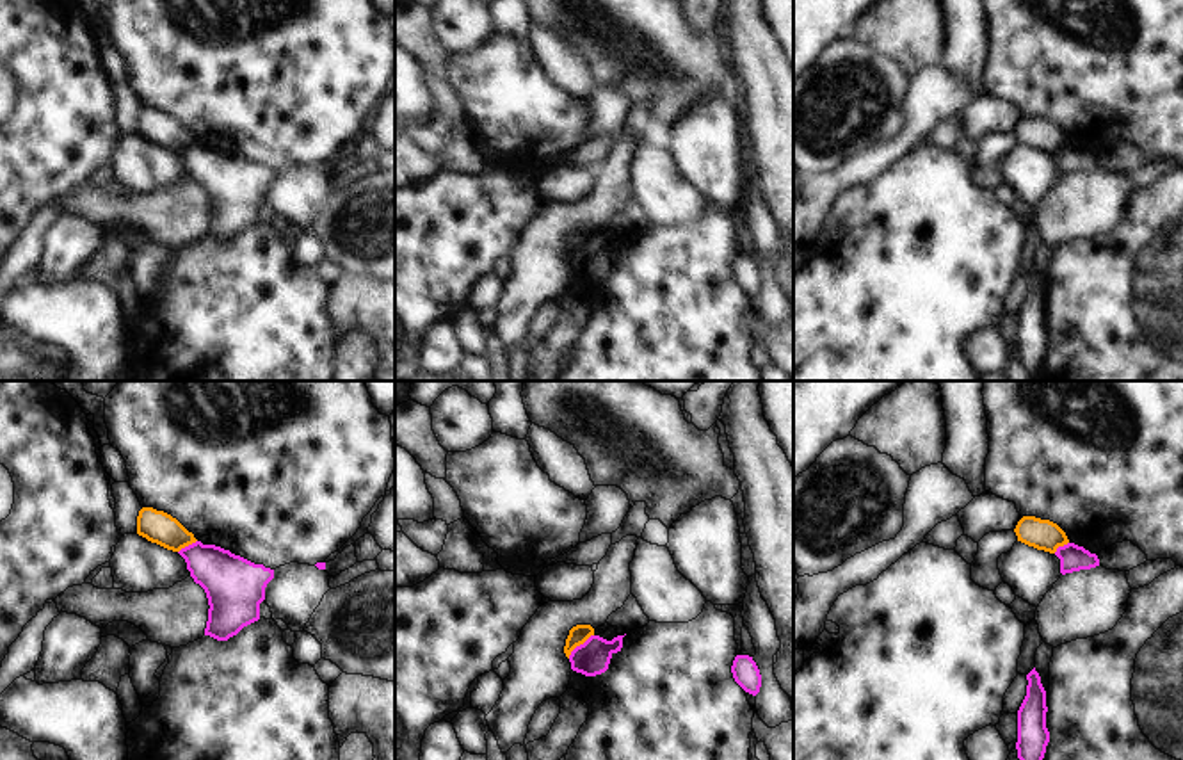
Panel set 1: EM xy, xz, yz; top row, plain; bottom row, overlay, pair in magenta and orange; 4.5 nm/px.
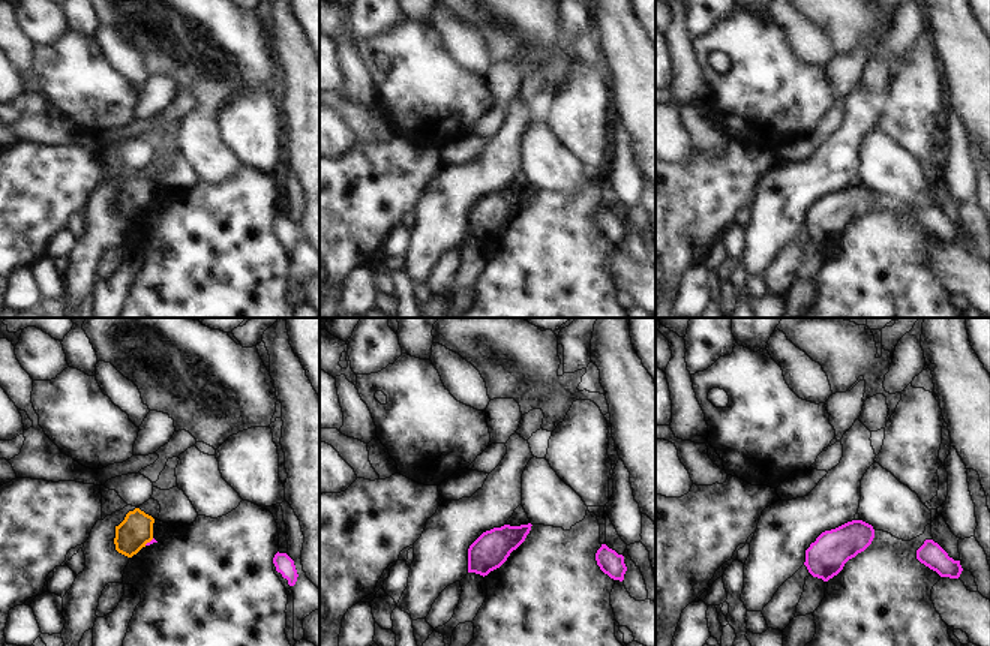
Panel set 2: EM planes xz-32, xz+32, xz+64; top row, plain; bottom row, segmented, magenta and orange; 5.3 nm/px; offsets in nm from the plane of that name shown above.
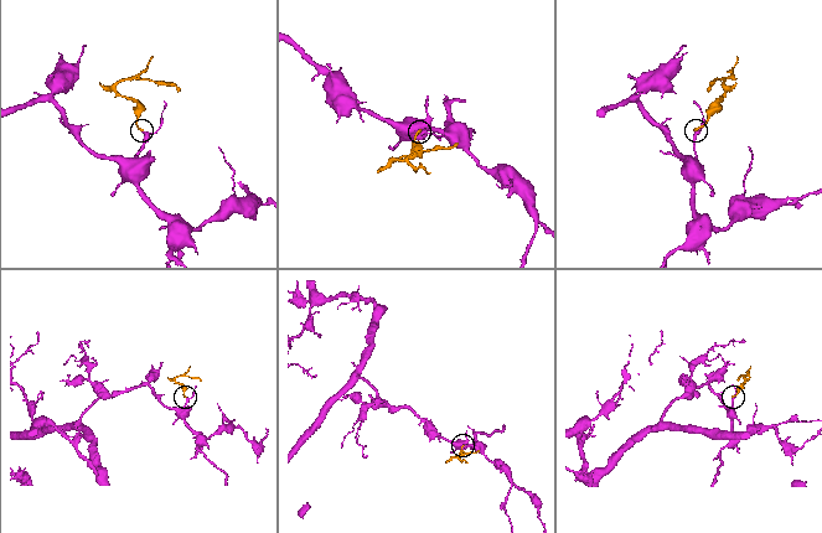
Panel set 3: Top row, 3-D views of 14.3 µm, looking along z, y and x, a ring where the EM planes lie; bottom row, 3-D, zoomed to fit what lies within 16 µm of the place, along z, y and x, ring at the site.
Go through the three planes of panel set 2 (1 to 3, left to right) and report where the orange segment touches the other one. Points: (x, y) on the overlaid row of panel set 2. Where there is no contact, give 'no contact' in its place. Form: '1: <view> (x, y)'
1: xz-32 (150, 541)
2: no contact
3: no contact

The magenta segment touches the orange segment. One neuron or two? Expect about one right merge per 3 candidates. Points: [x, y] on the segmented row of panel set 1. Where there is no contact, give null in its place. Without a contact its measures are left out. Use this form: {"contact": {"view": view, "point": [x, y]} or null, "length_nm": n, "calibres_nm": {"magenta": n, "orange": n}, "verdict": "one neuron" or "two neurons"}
{"contact": {"view": "xz", "point": [580, 645]}, "length_nm": 160, "calibres_nm": {"magenta": 160, "orange": 90}, "verdict": "two neurons"}

